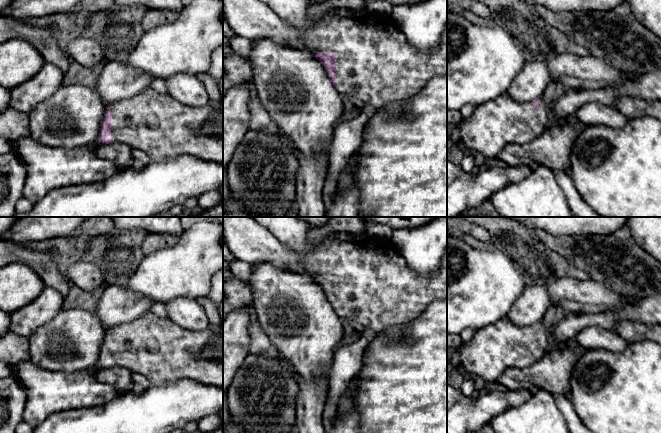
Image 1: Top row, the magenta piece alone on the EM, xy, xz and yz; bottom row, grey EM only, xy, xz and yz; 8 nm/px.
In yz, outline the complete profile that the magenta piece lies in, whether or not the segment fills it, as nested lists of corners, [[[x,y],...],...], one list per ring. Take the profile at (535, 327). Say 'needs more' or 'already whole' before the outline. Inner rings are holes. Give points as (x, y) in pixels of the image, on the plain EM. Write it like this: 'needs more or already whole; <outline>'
needs more; [[[507,317],[475,331],[474,336],[454,349],[460,356],[468,376],[481,377],[486,382],[497,382],[508,368],[527,368],[550,348],[549,330],[542,321],[533,326],[518,327]]]

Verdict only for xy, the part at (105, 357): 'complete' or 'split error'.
split error

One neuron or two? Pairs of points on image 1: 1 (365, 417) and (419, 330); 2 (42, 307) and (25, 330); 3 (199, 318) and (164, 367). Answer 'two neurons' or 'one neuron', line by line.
1: one neuron
2: one neuron
3: two neurons

